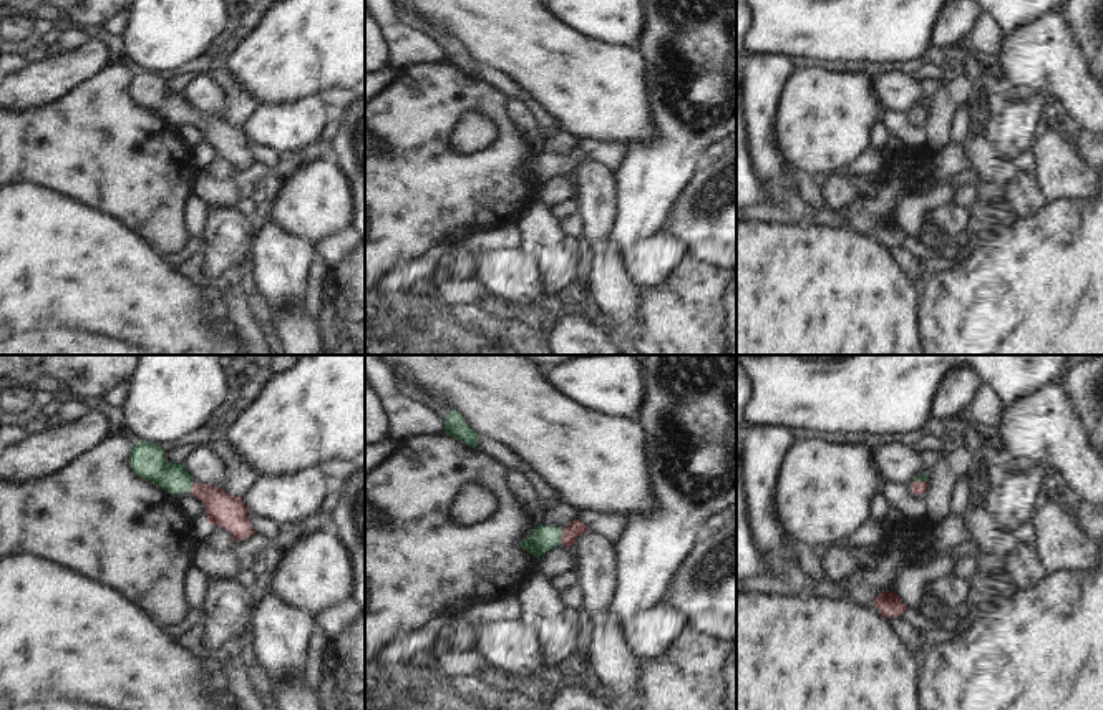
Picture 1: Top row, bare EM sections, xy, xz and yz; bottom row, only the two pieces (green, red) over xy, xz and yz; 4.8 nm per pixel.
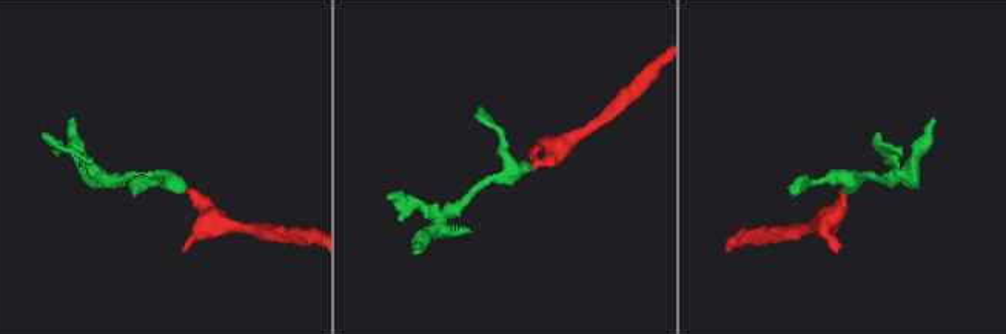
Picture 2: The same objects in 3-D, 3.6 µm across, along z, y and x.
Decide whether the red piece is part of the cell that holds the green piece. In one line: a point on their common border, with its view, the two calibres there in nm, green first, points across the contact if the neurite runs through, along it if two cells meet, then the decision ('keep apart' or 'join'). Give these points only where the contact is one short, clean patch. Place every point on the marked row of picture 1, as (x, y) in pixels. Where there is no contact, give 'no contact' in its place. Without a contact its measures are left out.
contact xz (561, 534); calibres 130 and 80 nm; way xz (543, 538), (561, 534), (569, 534), (576, 528); join

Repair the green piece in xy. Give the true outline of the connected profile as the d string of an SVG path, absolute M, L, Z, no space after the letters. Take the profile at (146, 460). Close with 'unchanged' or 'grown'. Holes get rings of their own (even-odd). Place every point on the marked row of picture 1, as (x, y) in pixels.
M139 441L129 453L129 466L134 474L144 478L171 494L191 489L206 509L206 523L229 531L232 541L244 541L255 532L247 519L249 509L242 498L236 498L221 488L194 483L182 463L166 463L164 450L151 441Z; grown

